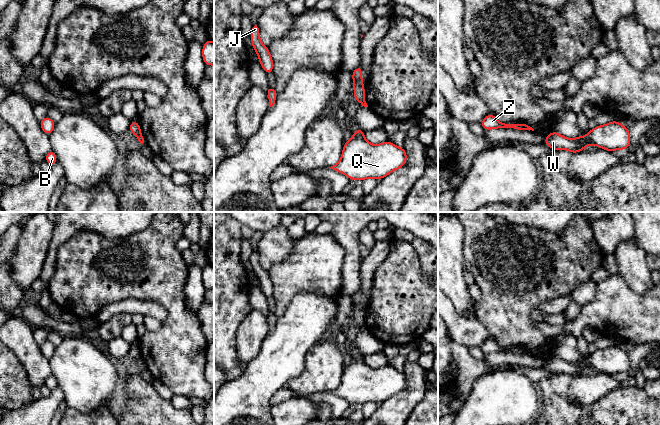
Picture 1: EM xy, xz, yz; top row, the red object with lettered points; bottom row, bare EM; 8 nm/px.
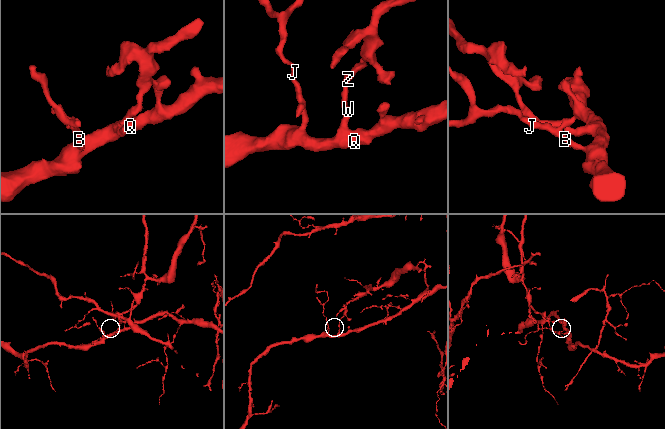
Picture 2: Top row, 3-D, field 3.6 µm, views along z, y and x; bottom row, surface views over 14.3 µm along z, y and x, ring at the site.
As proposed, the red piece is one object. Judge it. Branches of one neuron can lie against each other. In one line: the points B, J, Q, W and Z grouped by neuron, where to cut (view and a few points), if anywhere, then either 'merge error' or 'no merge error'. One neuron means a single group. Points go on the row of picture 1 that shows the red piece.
groups B J Q W / Z; cut xy (140, 132), (137, 135); merge error

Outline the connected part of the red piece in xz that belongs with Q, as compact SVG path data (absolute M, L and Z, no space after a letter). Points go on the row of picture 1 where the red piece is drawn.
M359 127L344 144L340 161L330 168L343 173L350 180L380 180L403 167L406 159L404 148L399 148L389 141L378 145L371 144L365 139L364 131Z

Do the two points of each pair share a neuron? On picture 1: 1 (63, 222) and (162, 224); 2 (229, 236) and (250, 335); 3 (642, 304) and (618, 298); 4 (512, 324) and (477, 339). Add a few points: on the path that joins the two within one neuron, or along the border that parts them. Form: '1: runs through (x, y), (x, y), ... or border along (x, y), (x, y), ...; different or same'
1: border along (151, 222), (142, 230), (127, 235); different
2: border along (252, 310), (239, 324), (235, 337); different
3: runs through (636, 304), (624, 304); same
4: border along (474, 317), (493, 337); different

